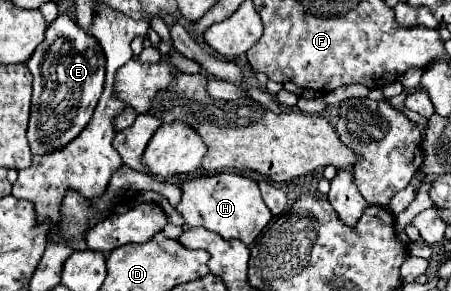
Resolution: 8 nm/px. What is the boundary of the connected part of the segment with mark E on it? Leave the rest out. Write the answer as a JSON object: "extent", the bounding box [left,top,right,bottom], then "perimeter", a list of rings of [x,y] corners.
{"extent":[27,16,105,154],"perimeter":[[[59,16],[47,26],[43,42],[27,62],[33,74],[33,104],[29,118],[29,146],[33,154],[49,154],[69,144],[89,124],[103,94],[105,54],[97,38],[75,24],[69,16]]]}

